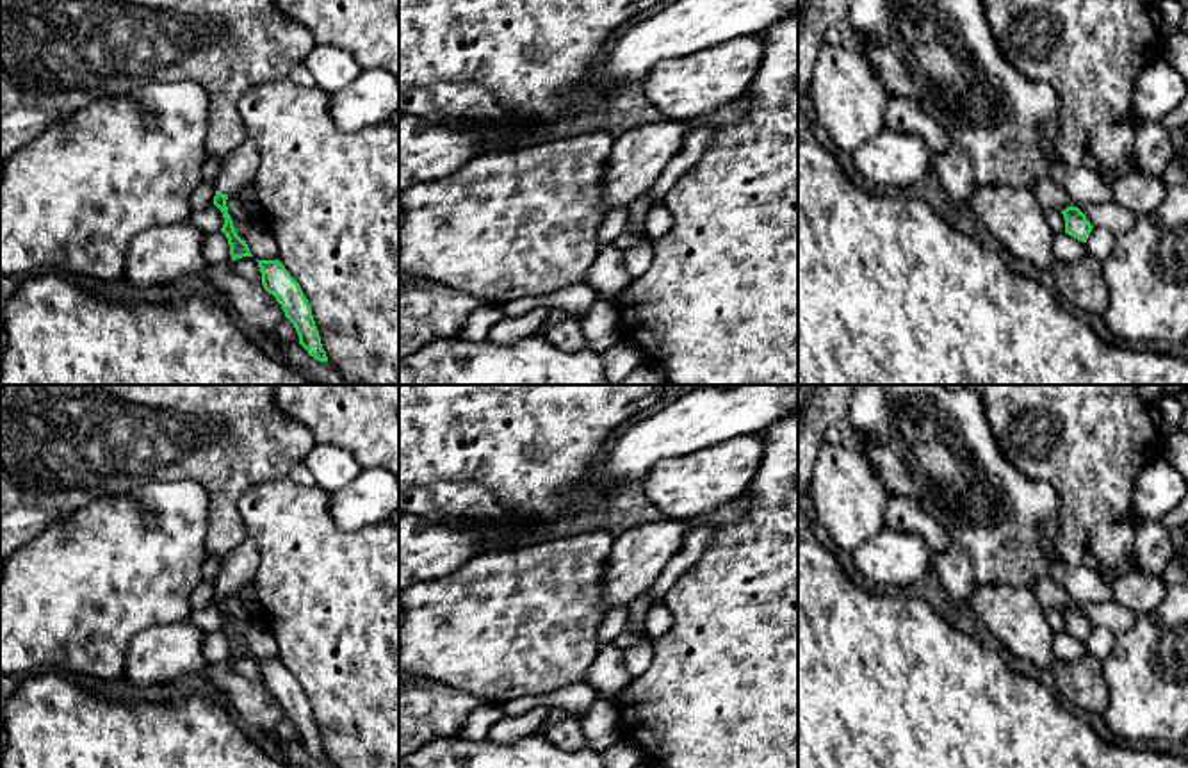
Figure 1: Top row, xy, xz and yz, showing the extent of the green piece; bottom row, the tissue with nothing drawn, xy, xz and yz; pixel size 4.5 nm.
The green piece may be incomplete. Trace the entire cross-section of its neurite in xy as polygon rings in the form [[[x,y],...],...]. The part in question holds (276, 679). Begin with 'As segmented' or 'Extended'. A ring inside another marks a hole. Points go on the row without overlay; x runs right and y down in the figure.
As segmented. [[[258,659],[264,688],[281,704],[285,716],[294,723],[299,743],[319,761],[328,761],[322,748],[319,729],[312,707],[299,682],[290,675],[285,665],[276,659]]]

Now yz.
As segmented. [[[1067,606],[1065,609],[1062,609],[1062,613],[1065,618],[1065,633],[1081,641],[1086,641],[1094,627],[1086,615],[1078,606]]]

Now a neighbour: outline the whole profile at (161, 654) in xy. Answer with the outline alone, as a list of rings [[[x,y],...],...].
[[[187,618],[148,627],[128,647],[125,681],[132,688],[150,688],[199,672],[207,665],[205,634]]]

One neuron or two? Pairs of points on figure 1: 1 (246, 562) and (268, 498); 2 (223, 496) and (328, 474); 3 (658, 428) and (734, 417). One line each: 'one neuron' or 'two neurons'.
1: two neurons
2: two neurons
3: one neuron

